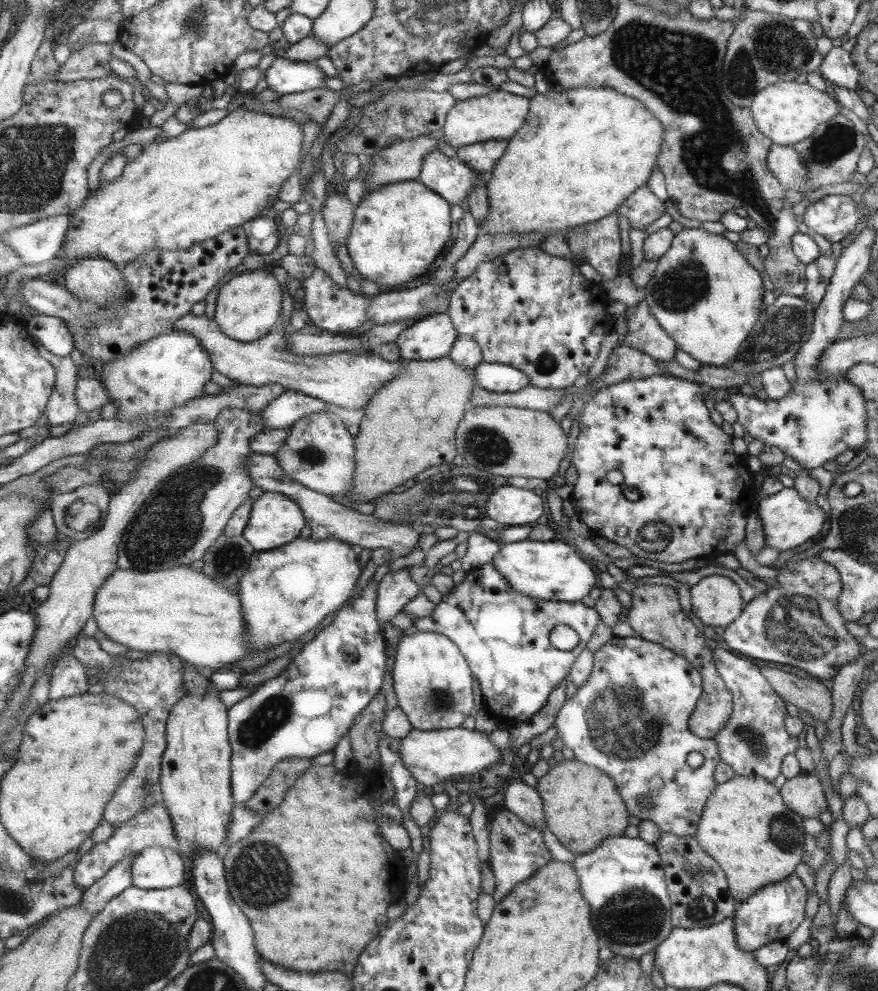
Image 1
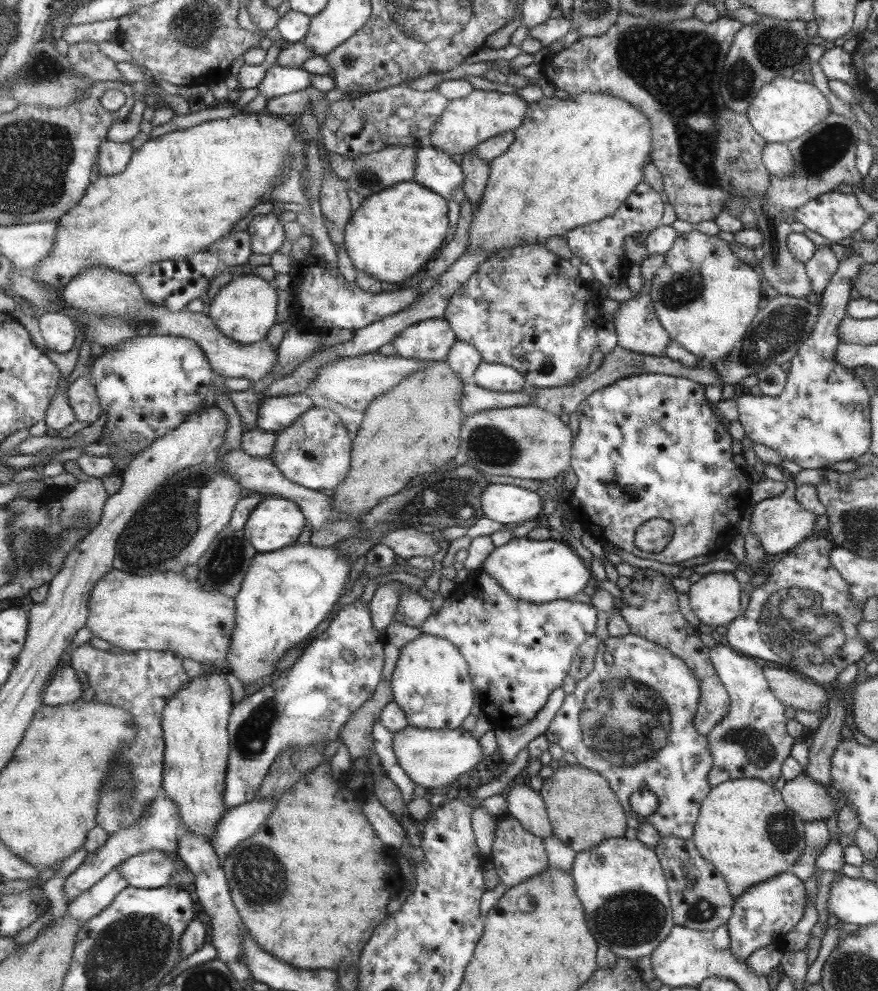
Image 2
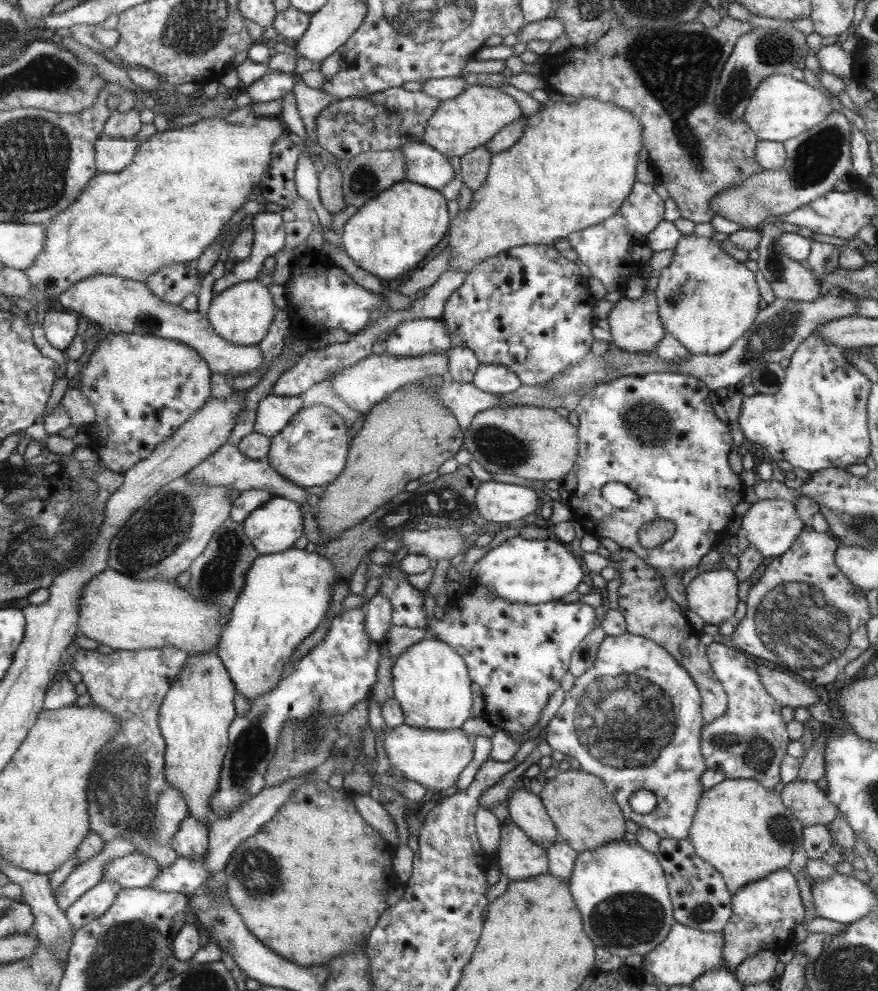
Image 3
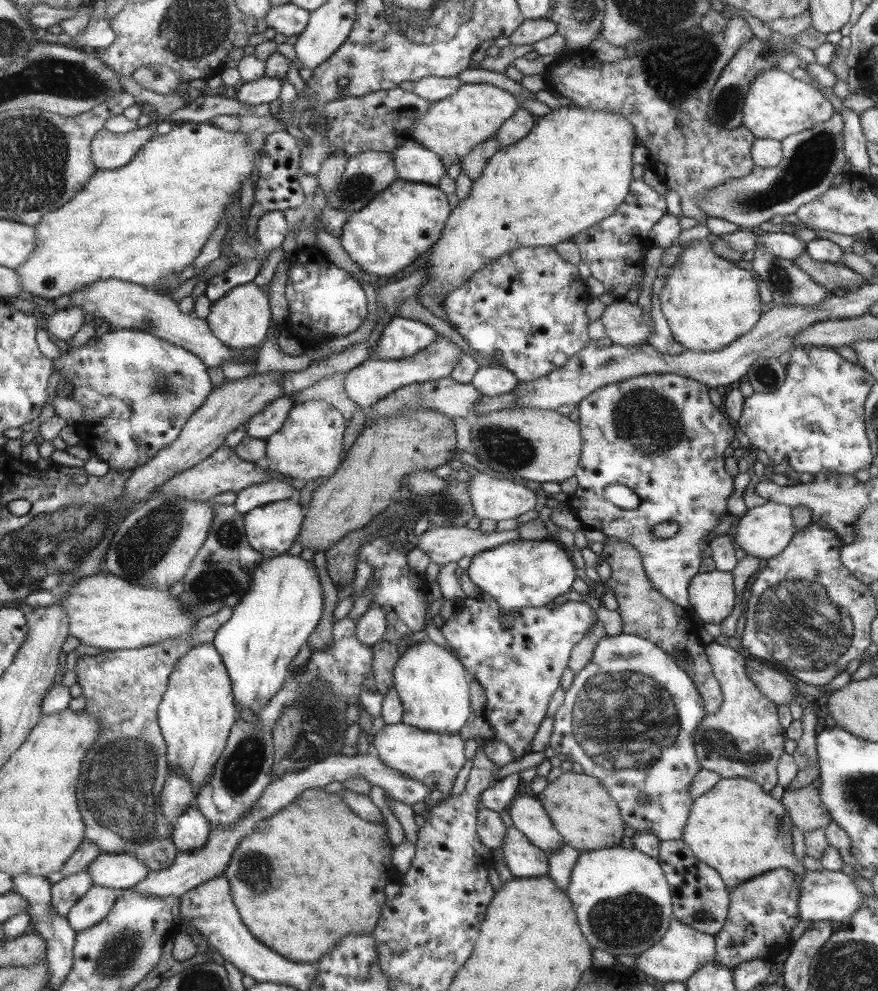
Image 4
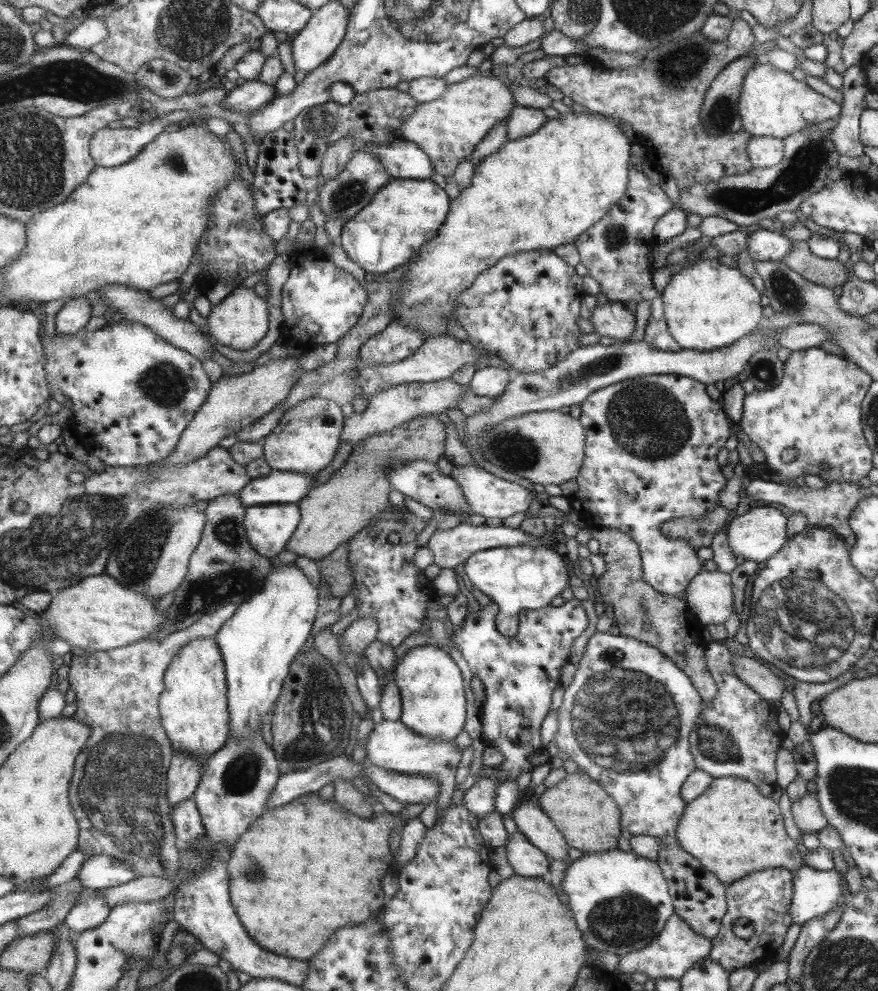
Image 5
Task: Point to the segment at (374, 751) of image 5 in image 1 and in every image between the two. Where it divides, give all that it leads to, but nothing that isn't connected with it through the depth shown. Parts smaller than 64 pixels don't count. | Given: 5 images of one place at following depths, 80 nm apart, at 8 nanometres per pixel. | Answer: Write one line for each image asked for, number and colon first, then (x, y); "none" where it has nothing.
1: (431, 757)
2: (430, 757)
3: (434, 759)
4: (434, 759)

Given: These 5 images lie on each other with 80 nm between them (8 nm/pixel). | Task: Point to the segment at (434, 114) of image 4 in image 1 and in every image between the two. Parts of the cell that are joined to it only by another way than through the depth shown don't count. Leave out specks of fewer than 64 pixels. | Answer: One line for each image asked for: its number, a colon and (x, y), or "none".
1: (498, 115)
2: (466, 122)
3: (459, 125)

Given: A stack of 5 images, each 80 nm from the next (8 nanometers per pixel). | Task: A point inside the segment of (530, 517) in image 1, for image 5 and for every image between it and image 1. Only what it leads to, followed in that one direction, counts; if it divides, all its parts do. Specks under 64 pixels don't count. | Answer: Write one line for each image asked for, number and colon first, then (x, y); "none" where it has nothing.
2: (505, 503)
3: (499, 502)
4: (497, 499)
5: (487, 495)

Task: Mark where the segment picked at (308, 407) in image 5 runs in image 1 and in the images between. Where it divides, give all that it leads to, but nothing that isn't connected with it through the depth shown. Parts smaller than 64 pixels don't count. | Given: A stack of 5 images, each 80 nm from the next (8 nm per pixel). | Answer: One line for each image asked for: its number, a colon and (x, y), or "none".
1: (318, 453)
2: (314, 451)
3: (310, 451)
4: (308, 446)

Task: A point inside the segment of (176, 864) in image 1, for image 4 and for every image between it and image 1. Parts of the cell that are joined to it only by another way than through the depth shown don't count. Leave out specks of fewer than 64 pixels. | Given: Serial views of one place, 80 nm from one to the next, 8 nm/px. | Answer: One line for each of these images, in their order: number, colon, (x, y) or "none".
2: (152, 869)
3: (136, 870)
4: (122, 871)

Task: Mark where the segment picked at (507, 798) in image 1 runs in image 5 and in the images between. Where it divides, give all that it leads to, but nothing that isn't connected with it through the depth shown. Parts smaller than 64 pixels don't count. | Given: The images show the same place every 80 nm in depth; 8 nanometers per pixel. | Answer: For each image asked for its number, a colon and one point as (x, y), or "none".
2: (525, 805)
3: (525, 809)
4: (528, 817)
5: (536, 826)

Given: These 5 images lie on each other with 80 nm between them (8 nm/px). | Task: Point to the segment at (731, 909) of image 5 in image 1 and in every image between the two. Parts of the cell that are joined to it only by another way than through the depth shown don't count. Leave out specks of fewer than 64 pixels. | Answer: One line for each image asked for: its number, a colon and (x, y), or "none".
1: (773, 912)
2: (762, 915)
3: (764, 913)
4: (762, 910)

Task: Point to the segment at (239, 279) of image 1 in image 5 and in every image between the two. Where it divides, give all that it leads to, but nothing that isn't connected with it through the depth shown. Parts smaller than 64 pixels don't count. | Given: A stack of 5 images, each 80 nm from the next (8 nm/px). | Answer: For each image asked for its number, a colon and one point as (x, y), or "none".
2: (246, 309)
3: (243, 314)
4: (242, 319)
5: (241, 321)

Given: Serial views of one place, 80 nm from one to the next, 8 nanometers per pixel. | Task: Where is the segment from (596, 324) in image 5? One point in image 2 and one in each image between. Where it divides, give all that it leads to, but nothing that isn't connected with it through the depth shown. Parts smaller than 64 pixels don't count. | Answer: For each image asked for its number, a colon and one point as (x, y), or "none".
2: (637, 329)
3: (634, 326)
4: (625, 324)

